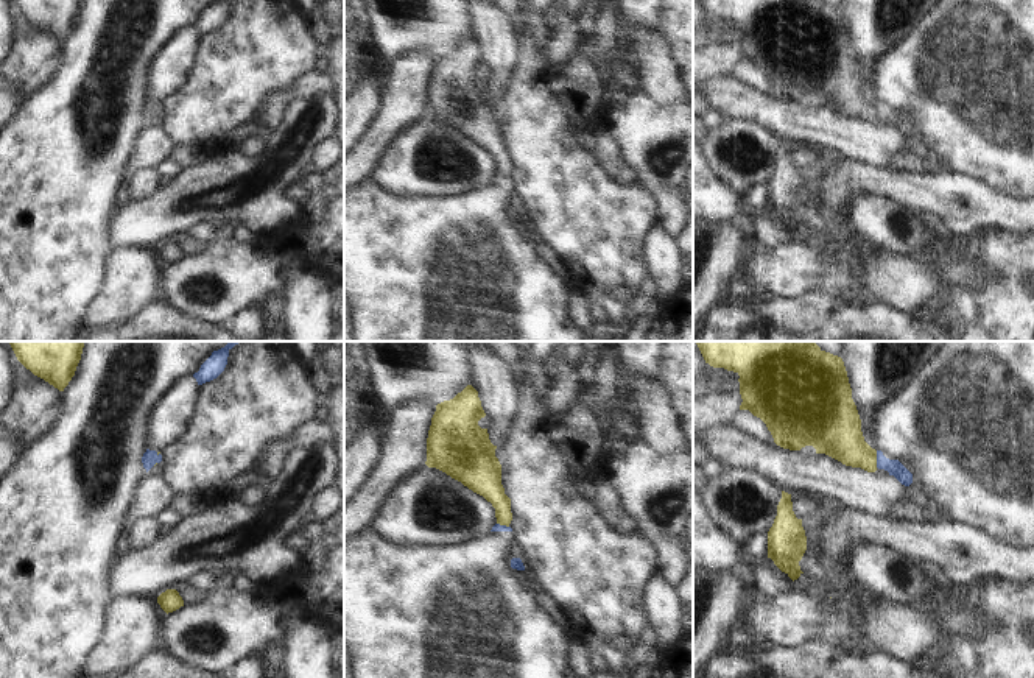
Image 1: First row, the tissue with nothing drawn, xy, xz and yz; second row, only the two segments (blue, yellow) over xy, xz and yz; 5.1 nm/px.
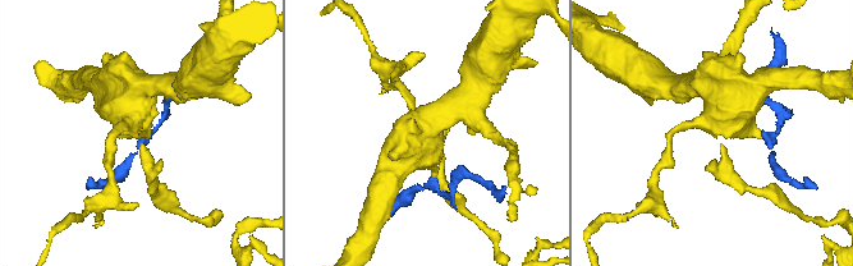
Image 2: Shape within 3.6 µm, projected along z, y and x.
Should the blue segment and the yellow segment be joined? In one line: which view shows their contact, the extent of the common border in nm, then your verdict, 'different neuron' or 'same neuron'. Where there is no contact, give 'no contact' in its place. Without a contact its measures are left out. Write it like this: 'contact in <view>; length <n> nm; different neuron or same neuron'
contact in yz; length 90 nm; different neuron

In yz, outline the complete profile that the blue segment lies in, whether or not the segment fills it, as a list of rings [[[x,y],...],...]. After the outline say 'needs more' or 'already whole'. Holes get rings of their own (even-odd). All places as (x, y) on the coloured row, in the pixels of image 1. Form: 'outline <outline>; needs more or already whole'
outline [[[877,450],[877,468],[888,471],[905,486],[913,483],[913,474],[899,460],[886,458],[881,450]]]; already whole

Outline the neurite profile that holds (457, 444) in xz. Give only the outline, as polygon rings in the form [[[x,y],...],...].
[[[467,385],[453,399],[436,405],[427,438],[428,468],[436,468],[483,496],[495,508],[497,524],[509,527],[511,499],[501,485],[501,464],[478,421],[486,413],[478,391]]]

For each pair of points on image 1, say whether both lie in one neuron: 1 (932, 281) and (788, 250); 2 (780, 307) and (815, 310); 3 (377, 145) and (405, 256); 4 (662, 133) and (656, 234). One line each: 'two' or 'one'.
1: one
2: one
3: two
4: two

